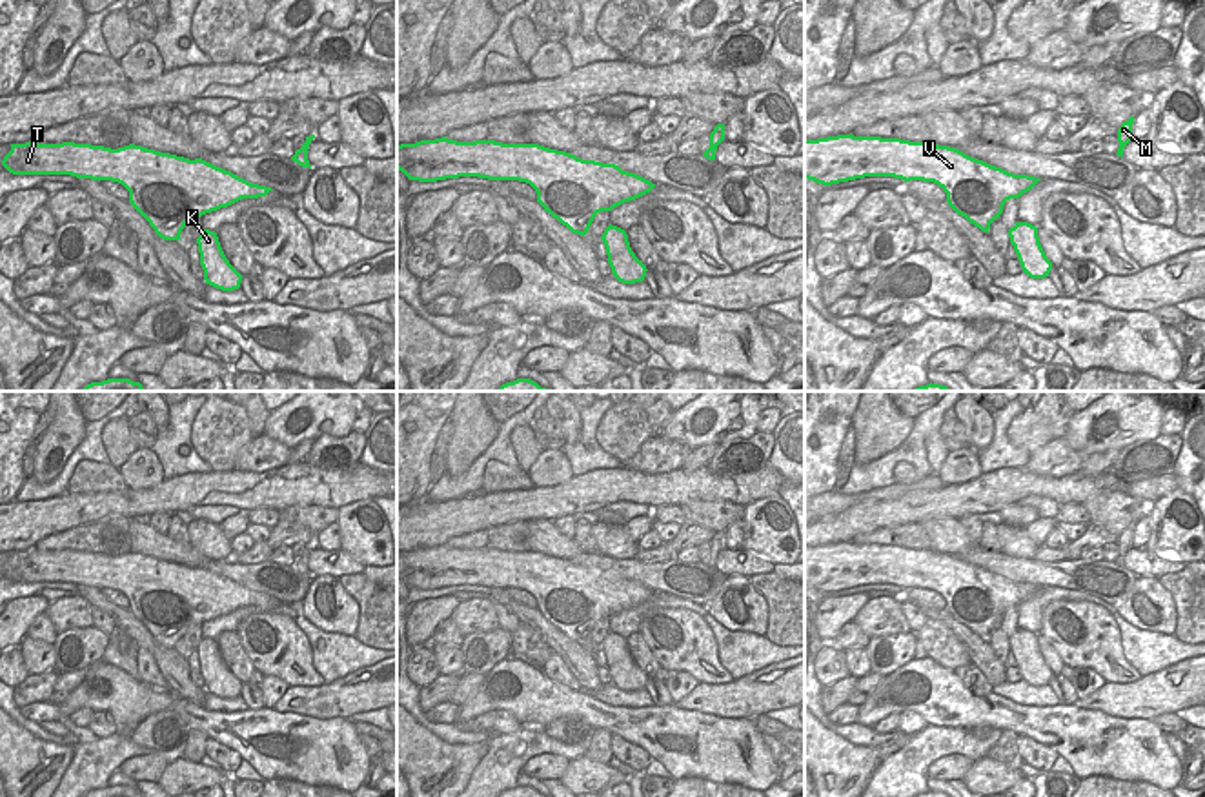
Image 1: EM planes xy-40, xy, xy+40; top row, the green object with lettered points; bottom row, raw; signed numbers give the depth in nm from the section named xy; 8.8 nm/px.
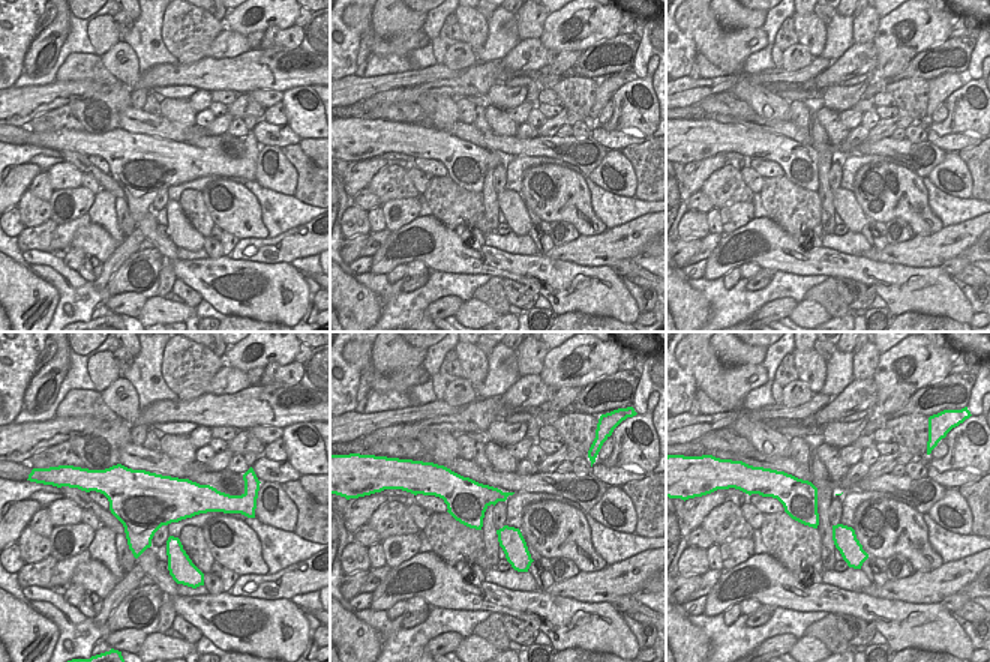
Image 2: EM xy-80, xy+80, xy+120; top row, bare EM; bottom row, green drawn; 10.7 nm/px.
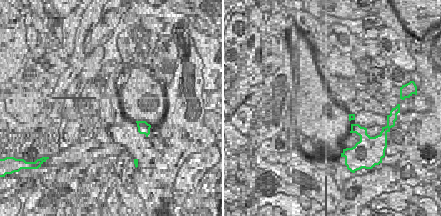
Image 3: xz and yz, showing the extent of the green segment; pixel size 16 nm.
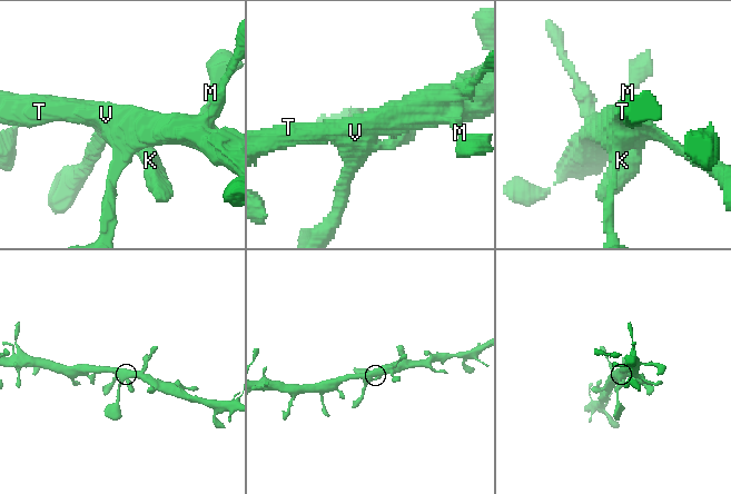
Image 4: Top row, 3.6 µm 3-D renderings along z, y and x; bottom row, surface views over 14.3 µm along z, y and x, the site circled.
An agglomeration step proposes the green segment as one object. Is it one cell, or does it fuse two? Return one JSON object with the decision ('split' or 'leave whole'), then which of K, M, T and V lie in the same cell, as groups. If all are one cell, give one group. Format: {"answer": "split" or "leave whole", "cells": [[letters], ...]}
{"answer": "leave whole", "cells": [["K", "M", "T", "V"]]}

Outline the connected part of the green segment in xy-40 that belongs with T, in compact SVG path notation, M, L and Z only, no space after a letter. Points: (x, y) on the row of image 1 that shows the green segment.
M31 140L11 144L2 166L13 175L71 175L118 182L129 191L131 206L164 240L180 240L182 229L195 217L273 191L202 158L189 160L135 144L111 149Z

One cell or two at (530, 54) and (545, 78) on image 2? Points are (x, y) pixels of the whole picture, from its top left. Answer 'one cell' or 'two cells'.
two cells

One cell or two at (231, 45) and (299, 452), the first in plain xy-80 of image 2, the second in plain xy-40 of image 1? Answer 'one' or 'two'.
two

